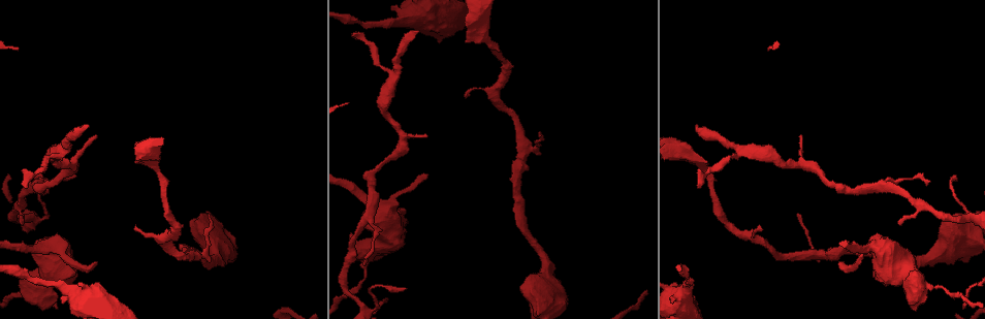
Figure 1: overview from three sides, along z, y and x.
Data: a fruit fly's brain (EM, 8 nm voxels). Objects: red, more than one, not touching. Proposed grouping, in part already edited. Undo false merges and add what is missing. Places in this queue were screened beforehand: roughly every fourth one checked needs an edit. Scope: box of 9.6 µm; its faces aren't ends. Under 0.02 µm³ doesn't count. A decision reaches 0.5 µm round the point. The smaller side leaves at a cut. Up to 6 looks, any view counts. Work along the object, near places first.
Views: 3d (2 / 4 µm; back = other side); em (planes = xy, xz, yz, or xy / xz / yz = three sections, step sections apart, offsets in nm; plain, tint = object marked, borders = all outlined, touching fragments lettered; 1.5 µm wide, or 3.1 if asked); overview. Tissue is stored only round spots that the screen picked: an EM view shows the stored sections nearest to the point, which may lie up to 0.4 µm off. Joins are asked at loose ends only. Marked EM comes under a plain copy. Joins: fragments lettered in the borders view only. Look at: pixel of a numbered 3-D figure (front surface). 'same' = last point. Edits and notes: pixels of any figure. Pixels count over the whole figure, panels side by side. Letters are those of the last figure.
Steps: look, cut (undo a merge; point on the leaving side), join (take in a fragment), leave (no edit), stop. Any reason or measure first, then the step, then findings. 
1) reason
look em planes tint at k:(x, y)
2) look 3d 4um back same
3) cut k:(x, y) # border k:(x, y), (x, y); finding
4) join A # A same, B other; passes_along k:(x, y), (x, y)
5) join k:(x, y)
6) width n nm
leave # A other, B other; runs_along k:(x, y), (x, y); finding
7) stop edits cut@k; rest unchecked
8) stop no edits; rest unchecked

thin end
look em yz step 4 tint at 1:(362, 264)

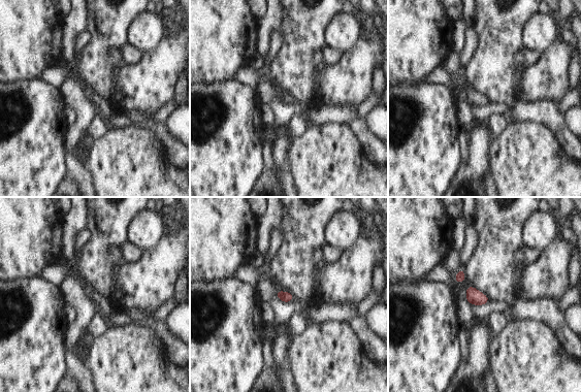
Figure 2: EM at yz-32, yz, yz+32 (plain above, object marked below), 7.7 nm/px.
look em planes borders same

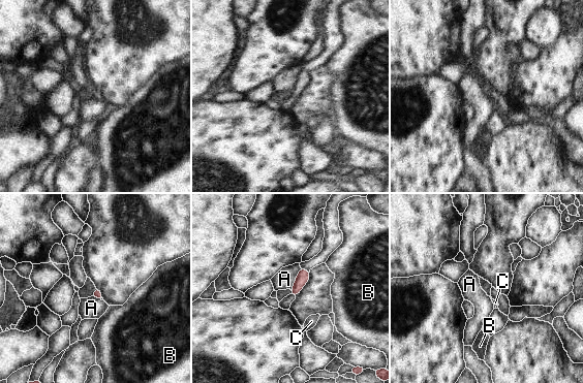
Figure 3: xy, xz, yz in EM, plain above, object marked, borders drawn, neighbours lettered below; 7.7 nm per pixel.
longest_contact A 190 nm
leave # A other, B other, C other; none of them fits

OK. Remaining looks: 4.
look 3d 2um at 1:(94, 138)

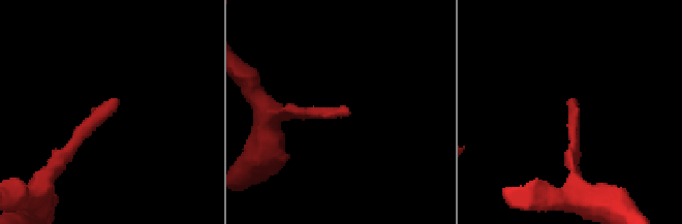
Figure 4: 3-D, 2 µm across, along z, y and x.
need the tissue
look em planes tint at 4:(347, 108)

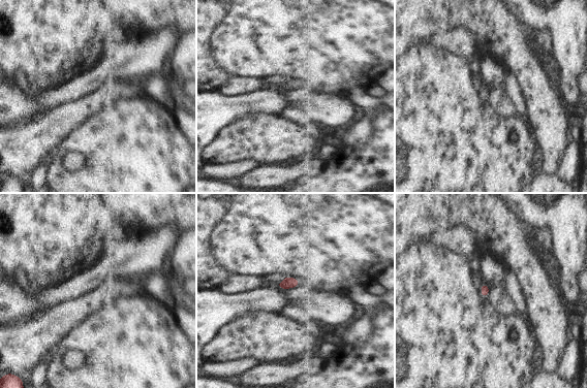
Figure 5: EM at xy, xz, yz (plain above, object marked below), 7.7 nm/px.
see the neighbours
look em planes borders same

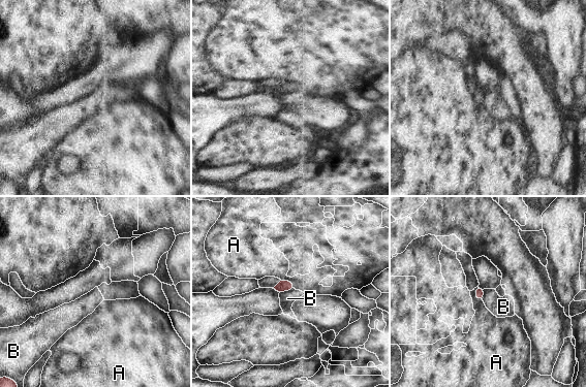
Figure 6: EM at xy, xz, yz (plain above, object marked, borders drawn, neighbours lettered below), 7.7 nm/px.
longest_contact A 140 nm
leave # A other, B other; border 6:(280, 279), (289, 281), (295, 288); none of them fits

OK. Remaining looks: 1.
narrows sharply
look em planes borders at 1:(29, 279)

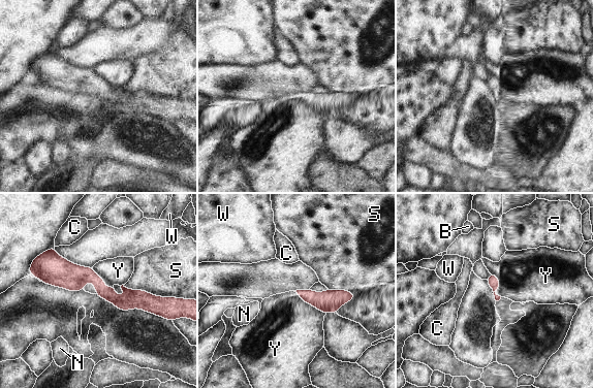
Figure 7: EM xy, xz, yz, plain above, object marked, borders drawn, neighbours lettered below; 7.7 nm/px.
longest_contact Y 320 nm
leave # B other, C other, N other, S other, W other, Y other; continuous, no second cell

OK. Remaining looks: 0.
stop no edits; rest unchecked

